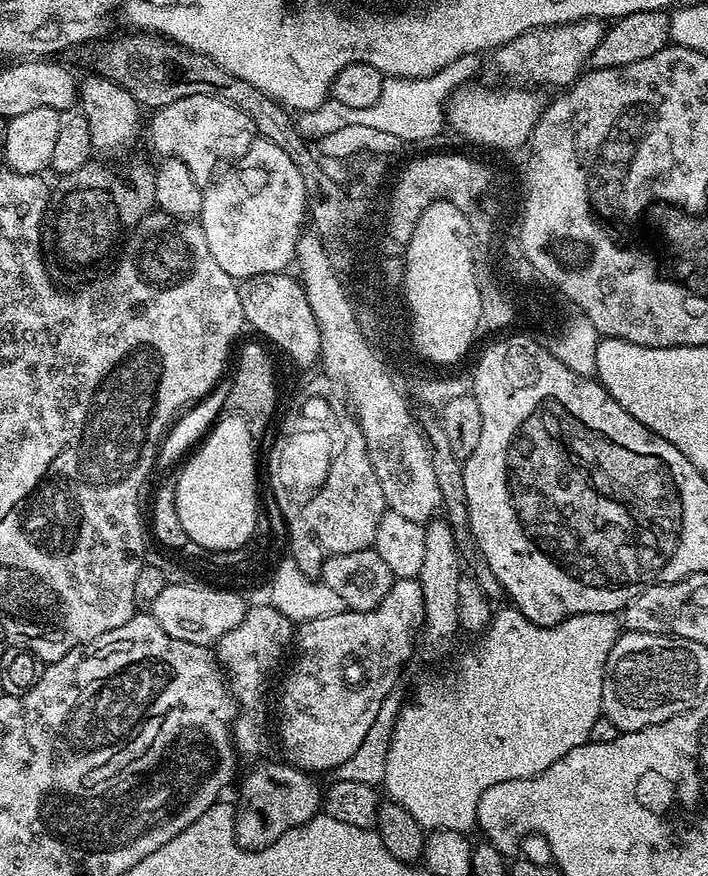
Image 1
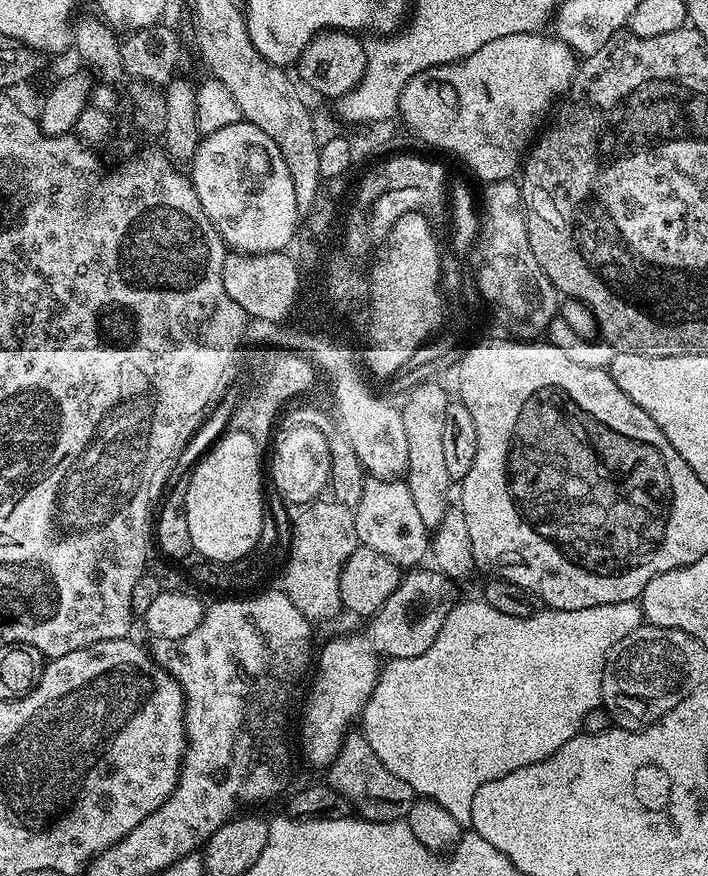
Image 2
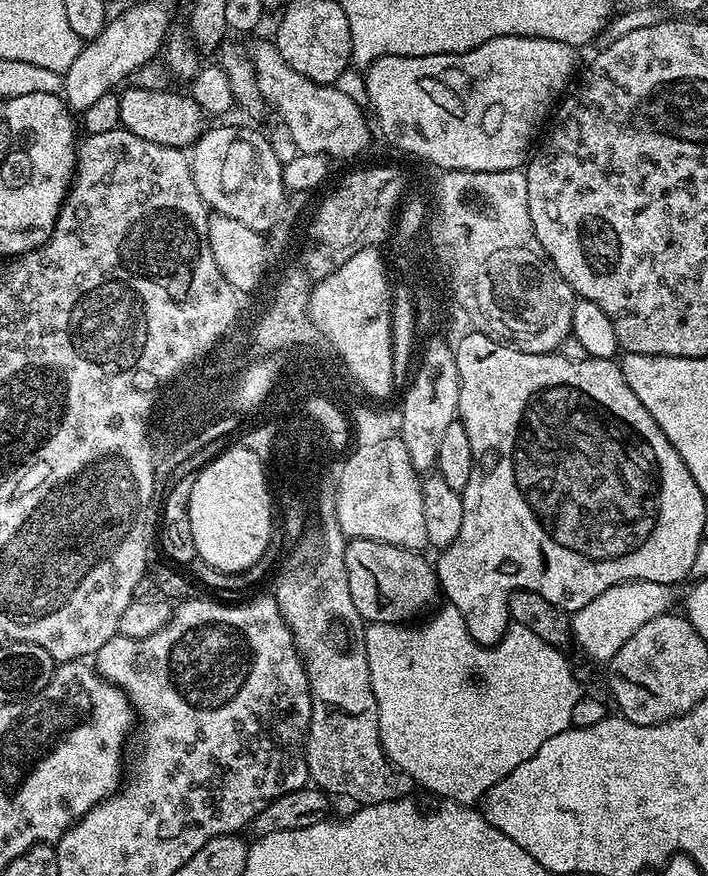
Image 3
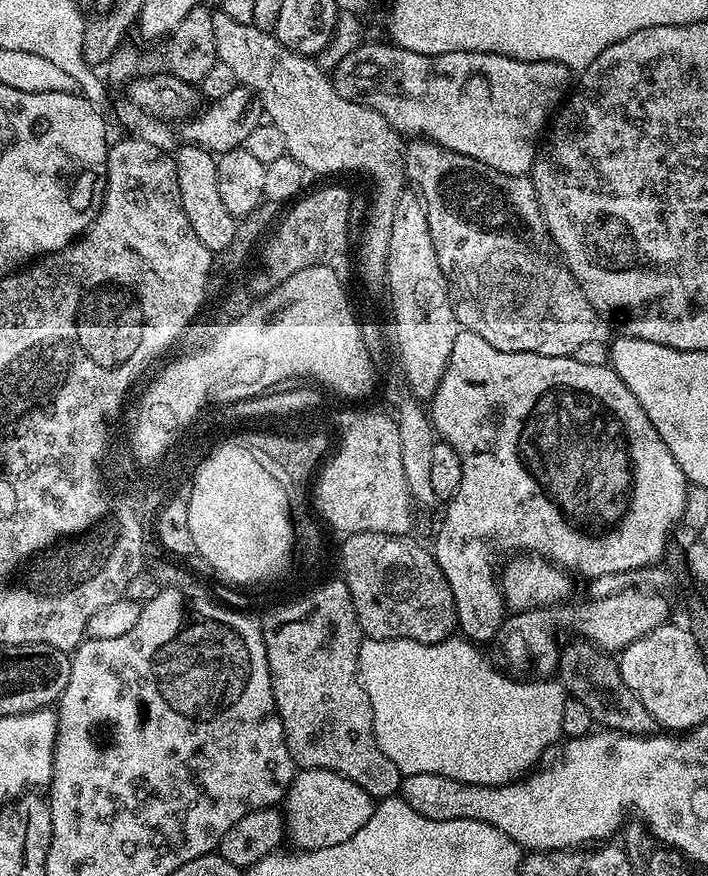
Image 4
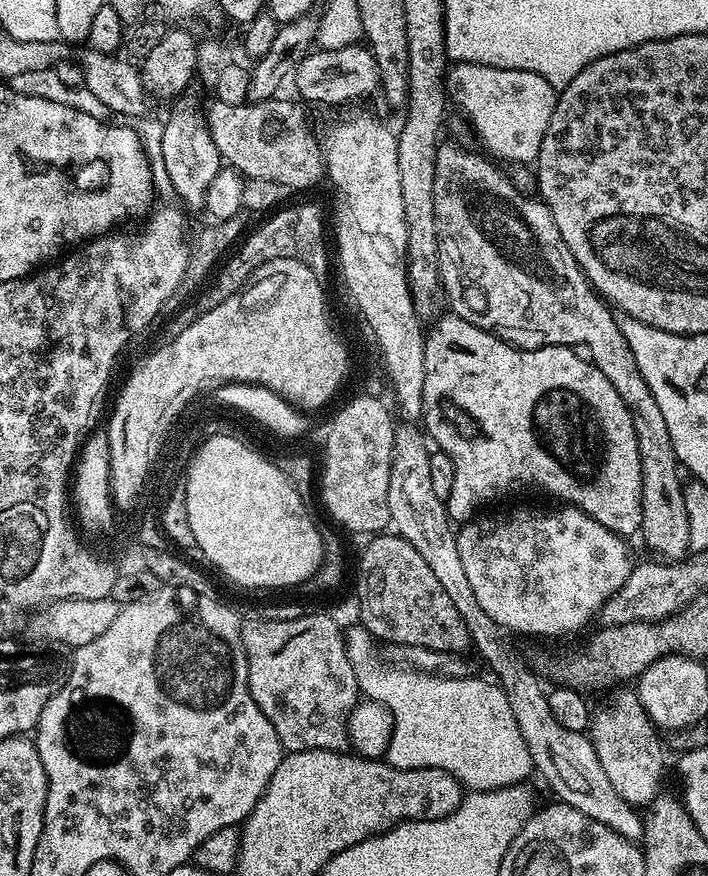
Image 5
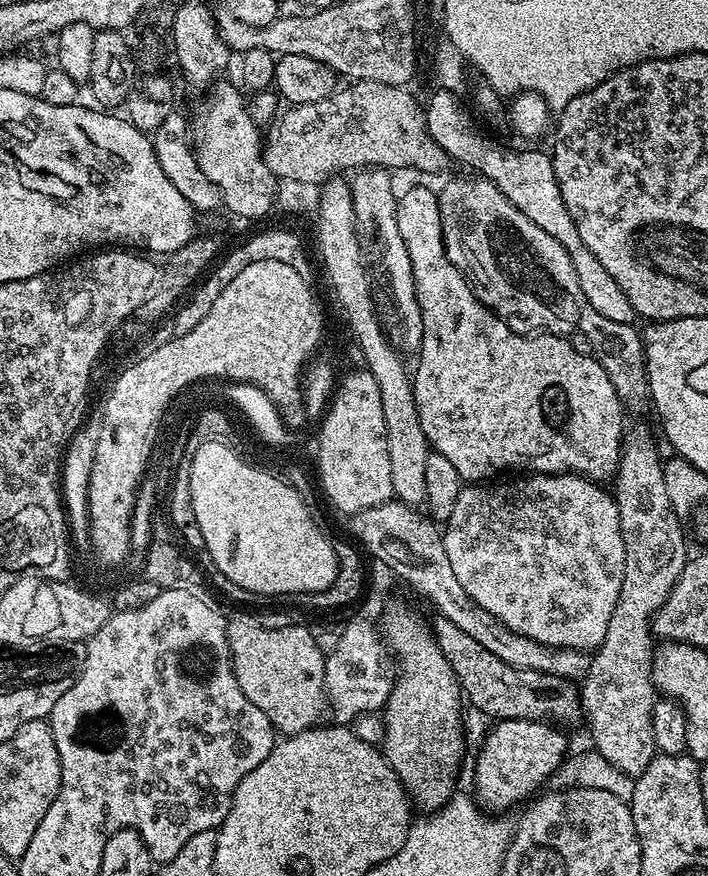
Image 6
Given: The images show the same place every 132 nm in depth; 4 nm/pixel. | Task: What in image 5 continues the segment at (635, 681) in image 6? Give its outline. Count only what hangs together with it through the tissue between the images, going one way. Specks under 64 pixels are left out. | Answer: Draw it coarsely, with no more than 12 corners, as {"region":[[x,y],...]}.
{"region":[[639,691],[616,692],[590,725],[618,798],[647,809],[666,744]]}

